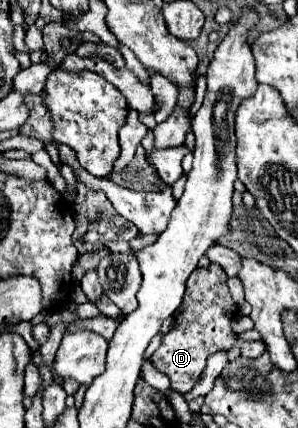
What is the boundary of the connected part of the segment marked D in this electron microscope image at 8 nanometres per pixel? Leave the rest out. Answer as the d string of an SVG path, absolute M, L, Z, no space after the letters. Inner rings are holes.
M211 264L209 268L197 268L187 280L181 308L173 314L173 328L163 336L163 342L151 360L157 370L169 376L173 390L181 394L193 390L203 374L207 356L217 352L217 324L219 320L231 322L231 316L223 316L223 304L235 304L227 288L227 274L217 264Z

